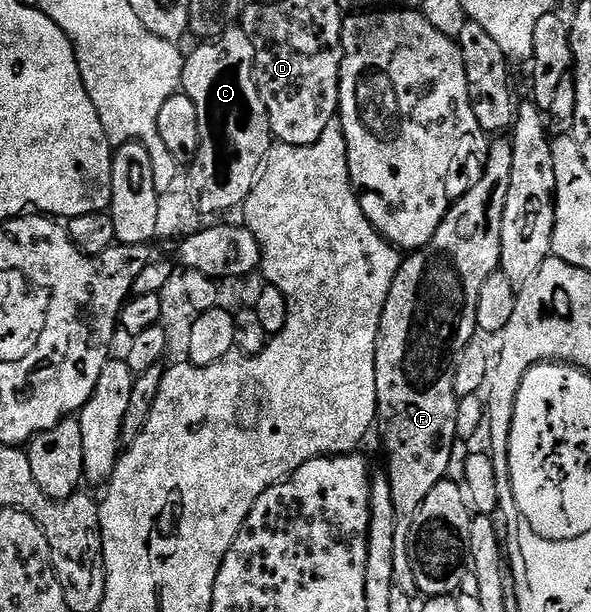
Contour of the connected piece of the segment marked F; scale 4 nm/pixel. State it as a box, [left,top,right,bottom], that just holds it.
[375,138,513,595]

